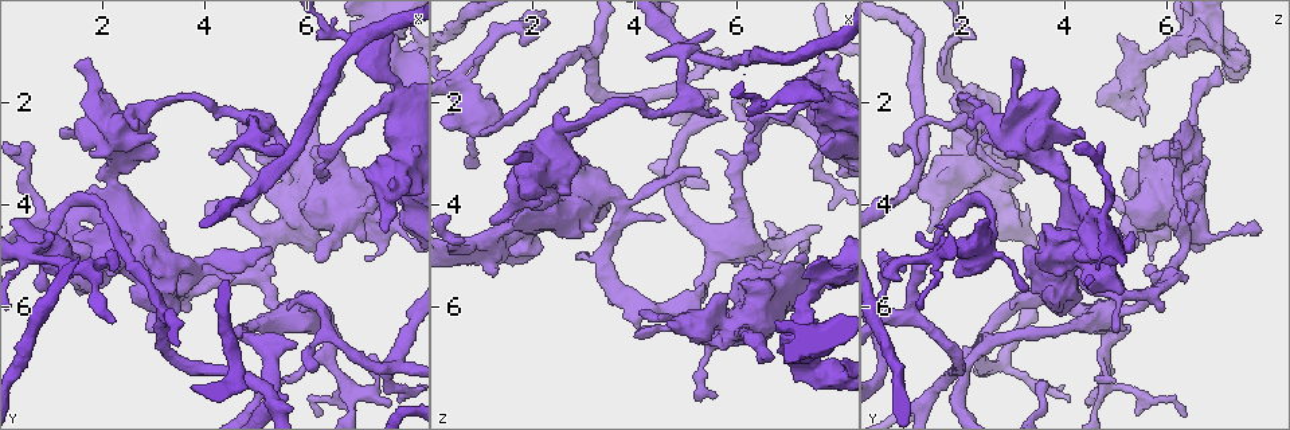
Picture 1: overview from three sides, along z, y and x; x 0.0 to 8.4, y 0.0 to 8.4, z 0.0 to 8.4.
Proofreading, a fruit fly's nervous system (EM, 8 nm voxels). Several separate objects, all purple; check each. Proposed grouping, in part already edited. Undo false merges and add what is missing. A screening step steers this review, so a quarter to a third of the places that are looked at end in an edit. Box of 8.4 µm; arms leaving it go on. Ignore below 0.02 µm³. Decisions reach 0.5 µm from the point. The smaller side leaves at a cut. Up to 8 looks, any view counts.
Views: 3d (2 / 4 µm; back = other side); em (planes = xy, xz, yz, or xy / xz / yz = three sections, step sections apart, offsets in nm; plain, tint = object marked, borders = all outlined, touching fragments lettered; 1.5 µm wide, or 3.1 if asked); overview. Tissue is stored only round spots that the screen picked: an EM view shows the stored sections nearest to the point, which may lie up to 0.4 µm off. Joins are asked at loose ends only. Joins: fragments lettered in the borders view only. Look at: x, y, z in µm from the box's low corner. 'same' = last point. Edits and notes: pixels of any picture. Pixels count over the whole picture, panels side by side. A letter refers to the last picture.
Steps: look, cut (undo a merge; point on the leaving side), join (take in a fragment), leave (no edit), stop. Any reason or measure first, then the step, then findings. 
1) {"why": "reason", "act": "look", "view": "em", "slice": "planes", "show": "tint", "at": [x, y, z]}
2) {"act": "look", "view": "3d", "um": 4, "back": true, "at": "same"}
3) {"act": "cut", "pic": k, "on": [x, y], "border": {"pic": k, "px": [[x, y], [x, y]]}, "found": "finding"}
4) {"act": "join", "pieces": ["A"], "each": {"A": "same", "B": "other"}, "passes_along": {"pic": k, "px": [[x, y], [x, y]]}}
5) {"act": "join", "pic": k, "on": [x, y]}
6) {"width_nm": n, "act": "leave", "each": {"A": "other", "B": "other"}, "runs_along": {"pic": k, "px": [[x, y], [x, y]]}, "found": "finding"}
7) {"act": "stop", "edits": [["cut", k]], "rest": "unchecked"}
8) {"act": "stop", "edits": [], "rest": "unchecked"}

{"why": "end of a long branch", "act": "look", "view": "3d", "um": 2, "at": [6.30, 3.55, 3.15]}

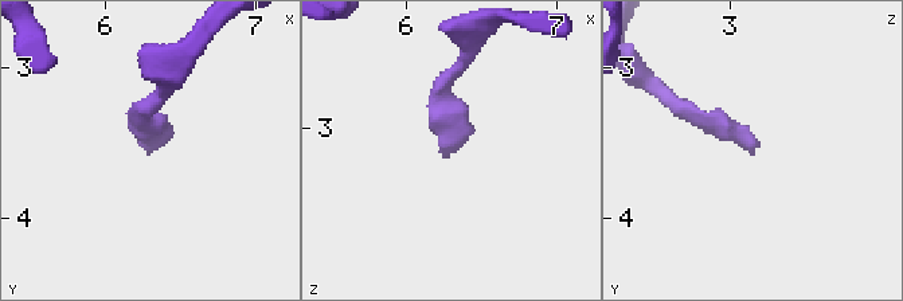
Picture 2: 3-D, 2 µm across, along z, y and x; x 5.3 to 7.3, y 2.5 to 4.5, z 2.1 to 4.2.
{"why": "now the EM", "act": "look", "view": "em", "slice": "xz", "step": 8, "show": "borders", "at": [6.28, 3.54, 3.20]}

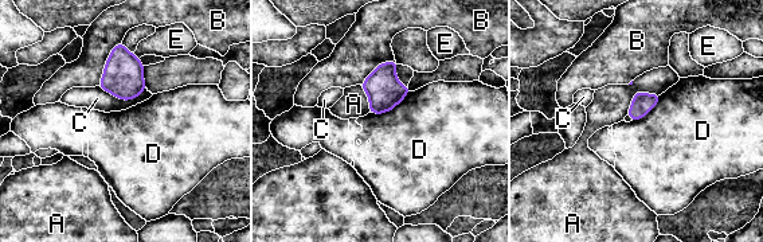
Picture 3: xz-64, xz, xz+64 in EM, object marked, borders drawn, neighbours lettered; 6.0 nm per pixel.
{"why": "cut it another way", "act": "look", "view": "em", "slice": "planes", "show": "borders", "at": "same"}

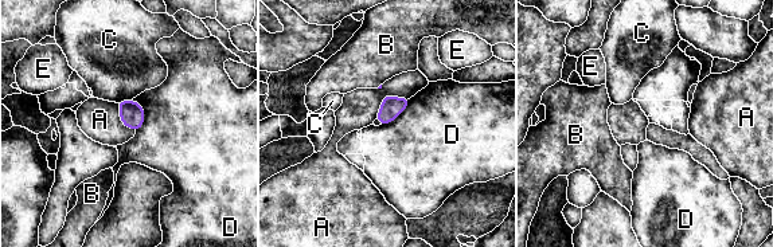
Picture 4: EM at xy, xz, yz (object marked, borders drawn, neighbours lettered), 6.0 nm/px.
{"act": "leave", "each": {"A": "other", "B": "other", "C": "other", "D": "other", "E": "other"}, "found": "none of them fits"}

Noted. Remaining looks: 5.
{"why": "sudden change in width", "act": "look", "view": "em", "slice": "yz", "step": 4, "show": "plain", "at": [2.60, 2.15, 2.50]}

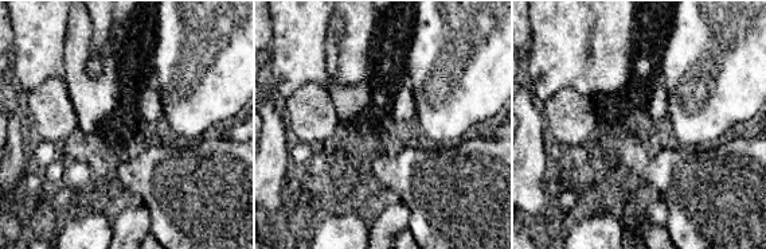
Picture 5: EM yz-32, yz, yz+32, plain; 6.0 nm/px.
{"act": "look", "view": "em", "slice": "yz", "step": 4, "show": "tint", "at": "same"}

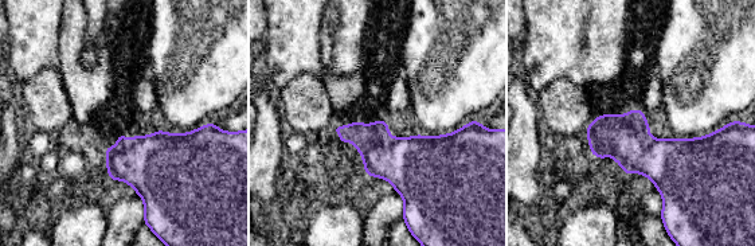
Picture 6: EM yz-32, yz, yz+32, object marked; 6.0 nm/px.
{"act": "look", "view": "em", "slice": "yz", "step": 4, "show": "borders", "at": "same"}

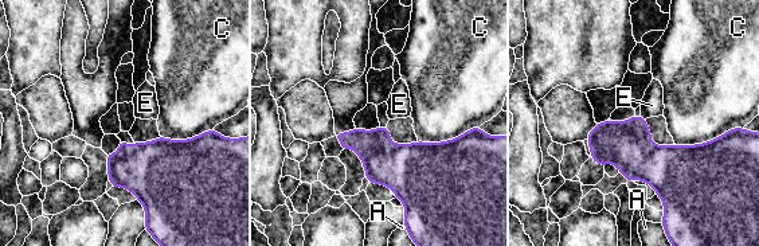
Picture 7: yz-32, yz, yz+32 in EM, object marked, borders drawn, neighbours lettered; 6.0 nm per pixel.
{"longest_contact_nm": ["C", 340], "act": "leave", "each": {"A": "other", "C": "other", "E": "other"}, "border": {"pic": 7, "px": [[640, 116], [645, 120]]}, "found": "all the same cell"}

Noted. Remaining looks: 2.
{"act": "stop", "edits": [], "rest": "unchecked"}

